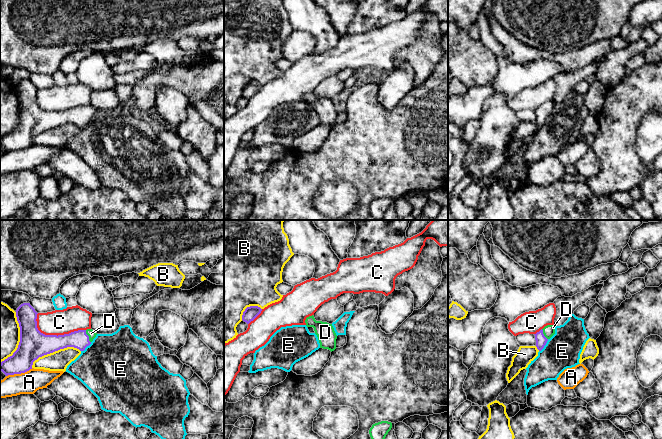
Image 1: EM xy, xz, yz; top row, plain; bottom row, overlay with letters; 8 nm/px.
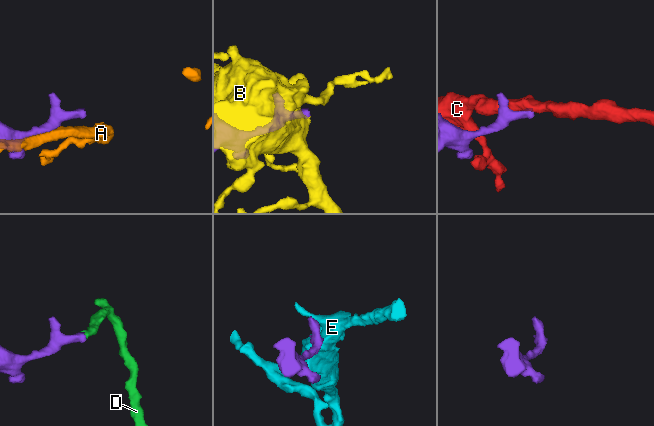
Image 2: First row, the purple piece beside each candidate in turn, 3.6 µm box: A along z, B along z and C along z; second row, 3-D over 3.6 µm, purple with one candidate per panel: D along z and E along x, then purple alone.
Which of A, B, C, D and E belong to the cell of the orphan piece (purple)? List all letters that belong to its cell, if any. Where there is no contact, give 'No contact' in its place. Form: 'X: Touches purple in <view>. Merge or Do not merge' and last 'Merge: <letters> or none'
A: Touches purple in xy. Do not merge
B: Touches purple in xy. Do not merge
C: Touches purple in xy. Do not merge
D: Touches purple in xy. Merge
E: Touches purple in yz. Do not merge
Merge: D

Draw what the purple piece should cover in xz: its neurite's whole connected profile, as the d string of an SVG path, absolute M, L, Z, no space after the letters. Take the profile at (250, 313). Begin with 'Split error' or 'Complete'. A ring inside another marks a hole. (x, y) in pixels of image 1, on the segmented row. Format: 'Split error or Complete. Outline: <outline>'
Complete. Outline: M250 306L245 309L242 315L242 320L249 324L253 321L260 313L262 309L258 306Z

